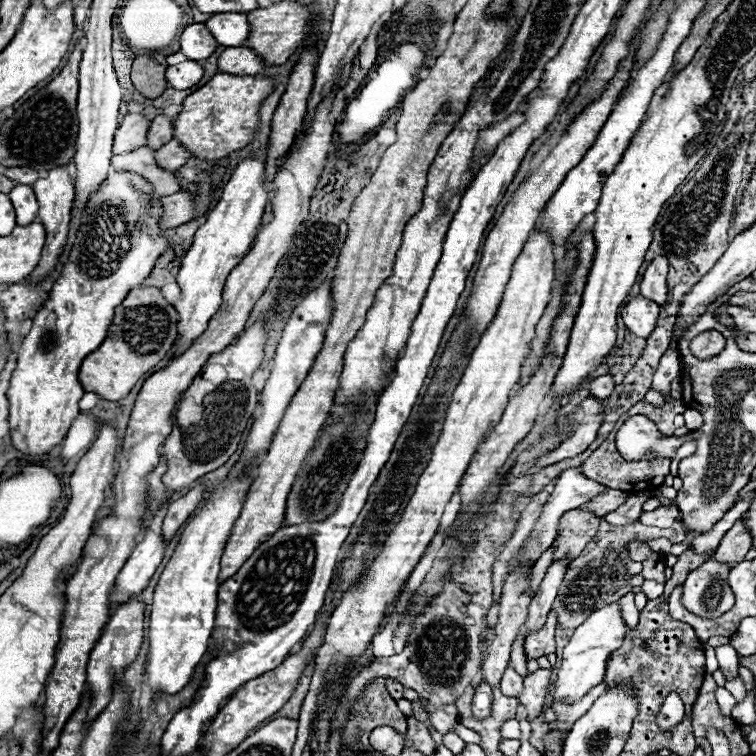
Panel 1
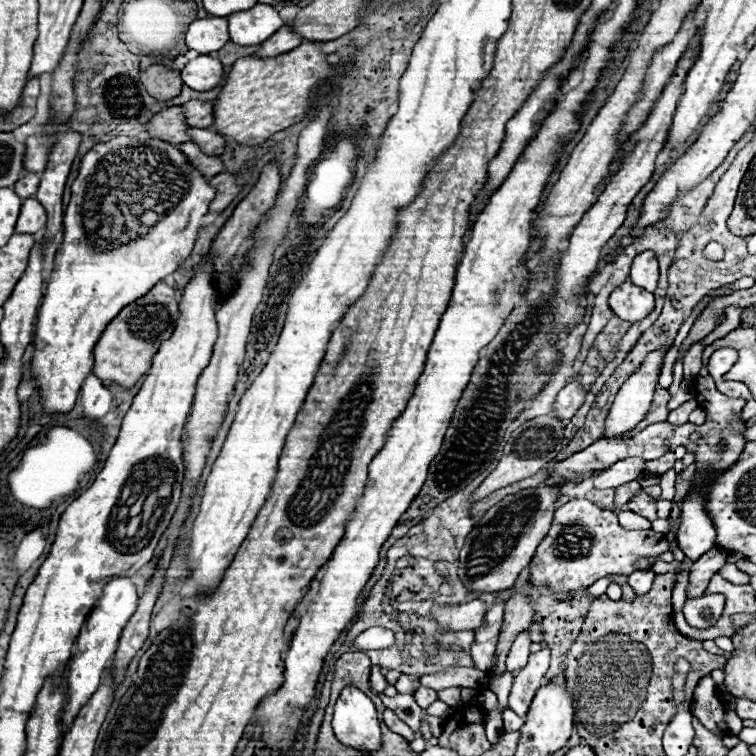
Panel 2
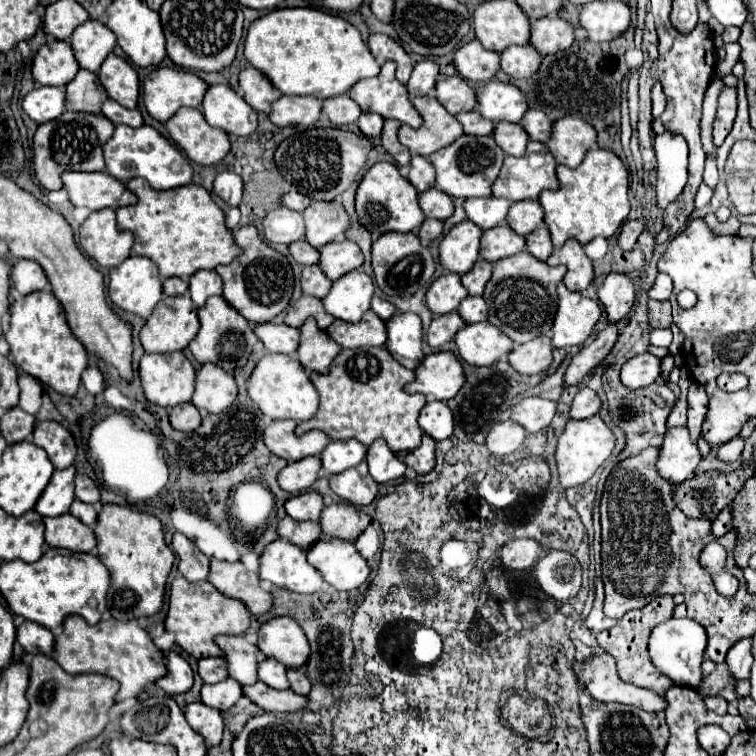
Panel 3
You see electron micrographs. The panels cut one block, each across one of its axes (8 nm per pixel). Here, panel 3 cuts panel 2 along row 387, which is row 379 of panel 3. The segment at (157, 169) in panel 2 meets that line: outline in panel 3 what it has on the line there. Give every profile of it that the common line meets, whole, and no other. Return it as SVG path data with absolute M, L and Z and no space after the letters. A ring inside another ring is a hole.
M50 290L24 296L22 302L14 302L10 306L10 316L10 330L4 338L10 344L14 362L26 374L40 378L44 386L50 386L58 394L74 396L78 392L82 372L88 368L88 354L70 332L66 312L56 296Z

